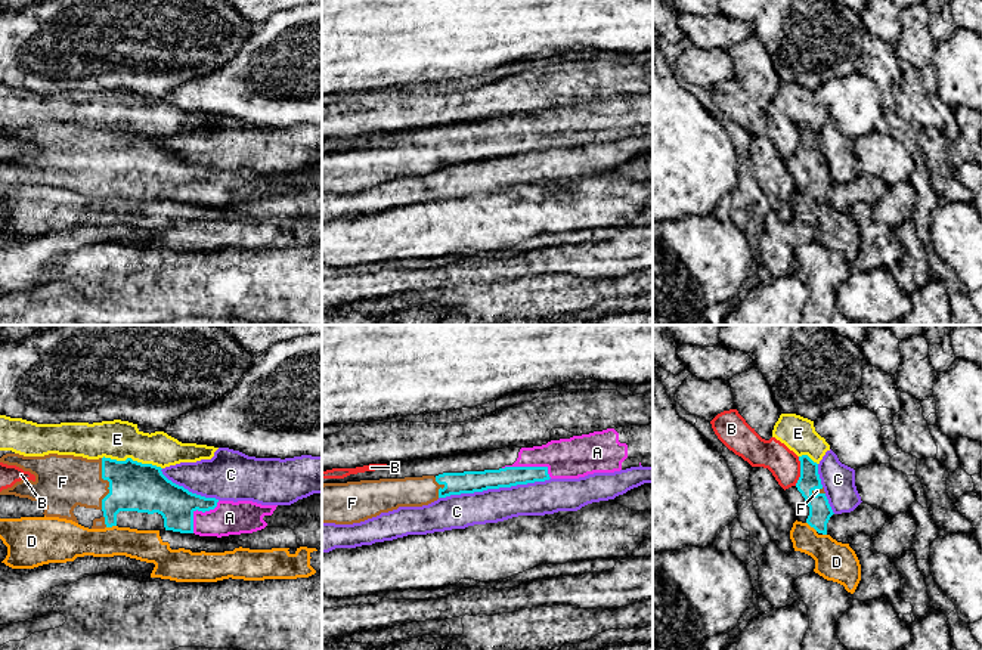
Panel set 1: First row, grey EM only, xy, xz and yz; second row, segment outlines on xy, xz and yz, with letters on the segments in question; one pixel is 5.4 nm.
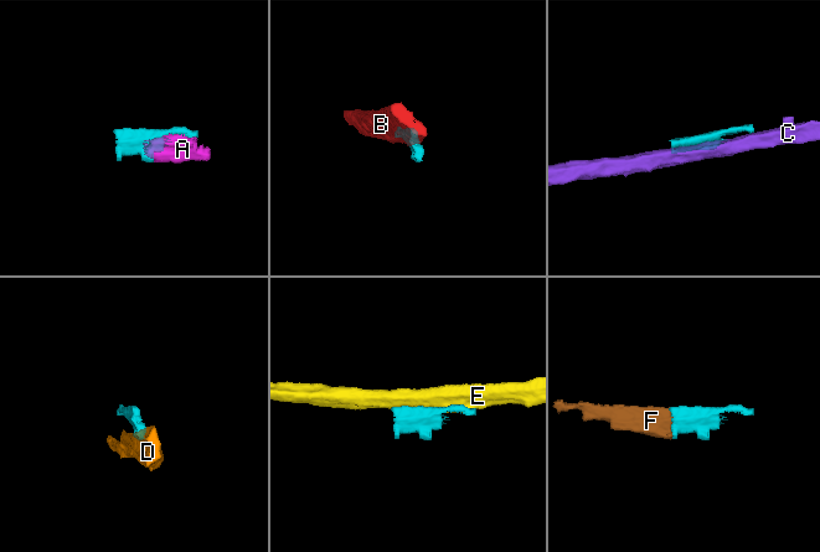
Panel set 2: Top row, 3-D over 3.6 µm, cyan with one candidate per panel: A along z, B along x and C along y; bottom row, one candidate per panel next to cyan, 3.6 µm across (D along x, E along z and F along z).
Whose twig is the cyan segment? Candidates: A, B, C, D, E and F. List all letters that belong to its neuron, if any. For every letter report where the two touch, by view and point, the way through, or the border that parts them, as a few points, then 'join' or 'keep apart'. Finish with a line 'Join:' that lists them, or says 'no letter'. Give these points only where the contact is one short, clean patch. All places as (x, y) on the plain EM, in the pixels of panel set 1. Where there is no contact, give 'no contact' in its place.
A: xz (529, 136) | join
B: yz (801, 141) | keep apart
C: xz (493, 157) | keep apart
D: yz (812, 195) | keep apart
E: xy (130, 127) | keep apart
F: xy (110, 152) | across xy (133, 155), (110, 152), (64, 151) | join
Join: A, F

